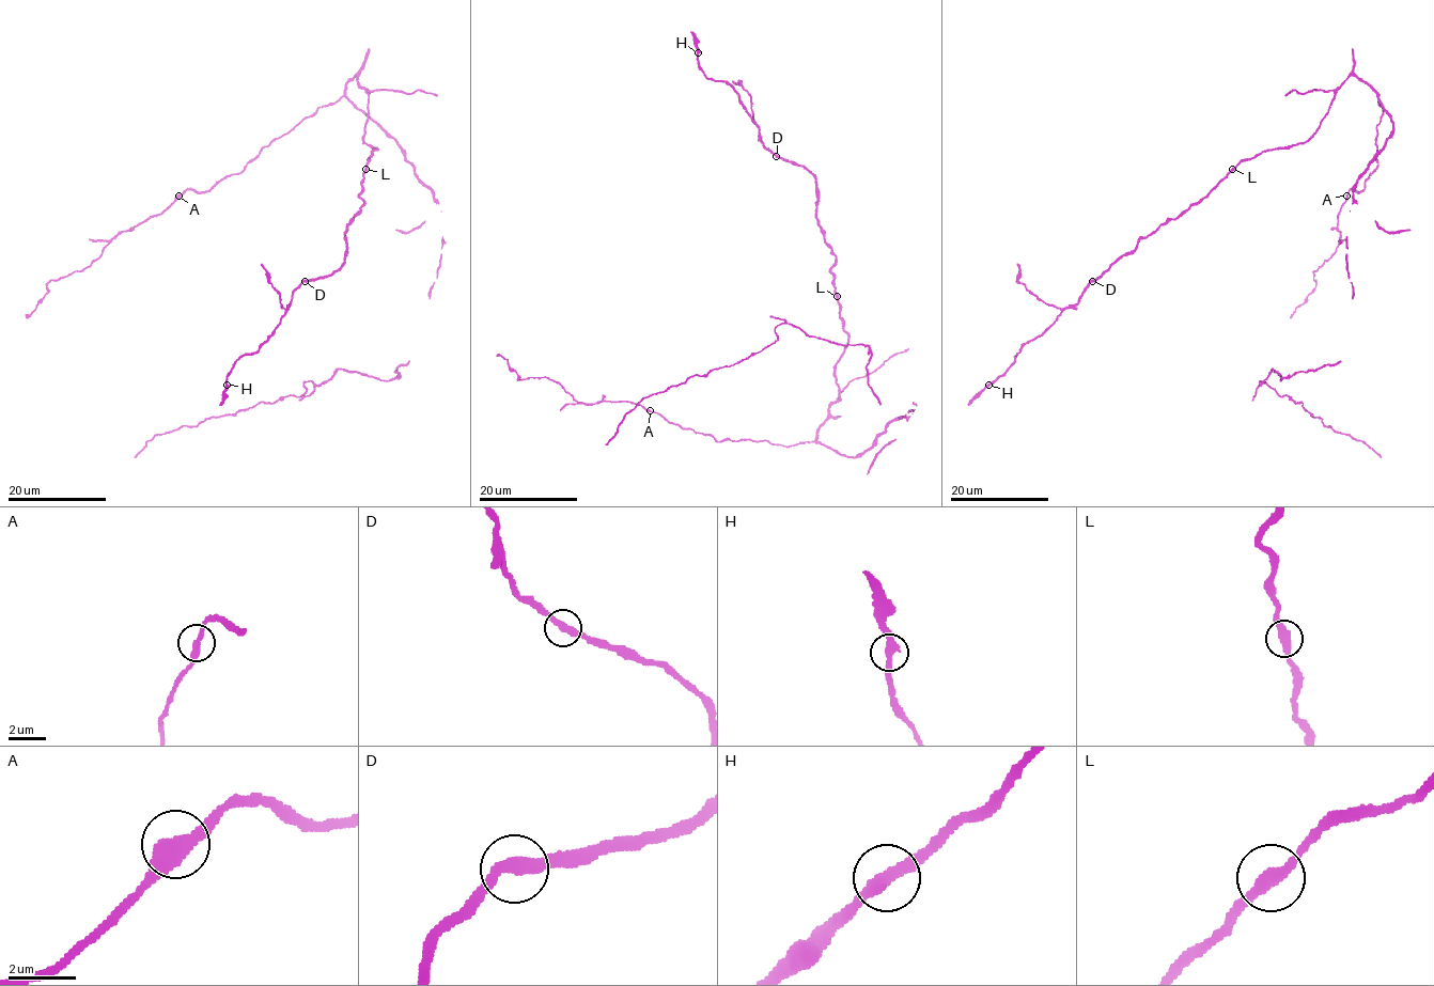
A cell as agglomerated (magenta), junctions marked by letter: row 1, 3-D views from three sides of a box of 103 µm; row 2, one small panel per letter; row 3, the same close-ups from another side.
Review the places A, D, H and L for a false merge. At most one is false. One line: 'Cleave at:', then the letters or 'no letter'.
Cleave at: no letter

